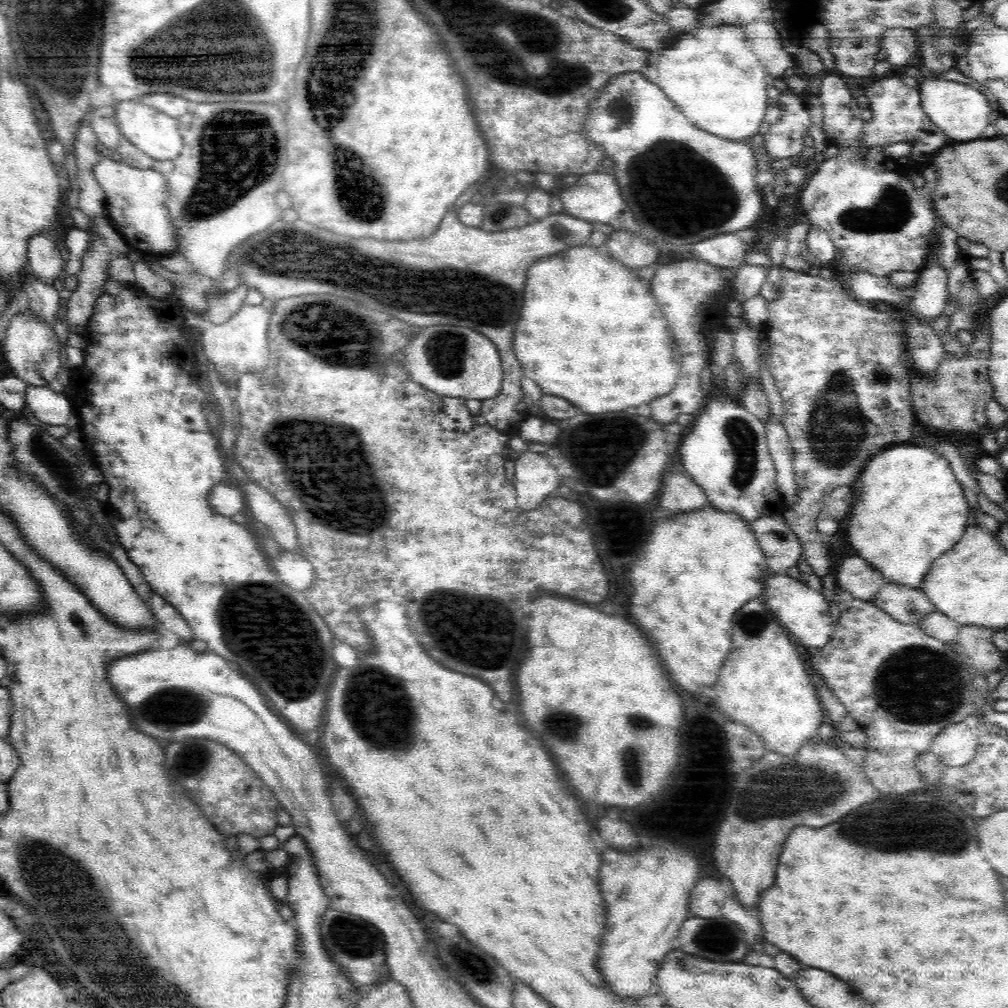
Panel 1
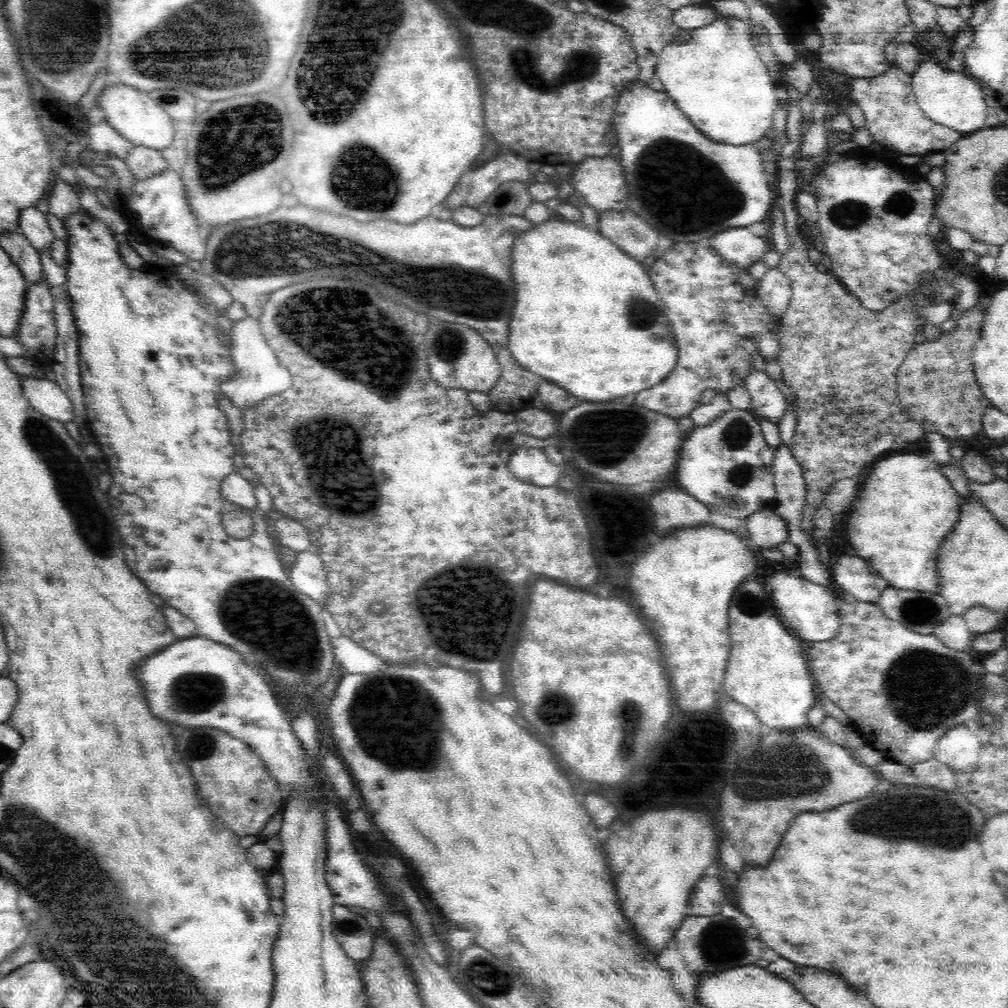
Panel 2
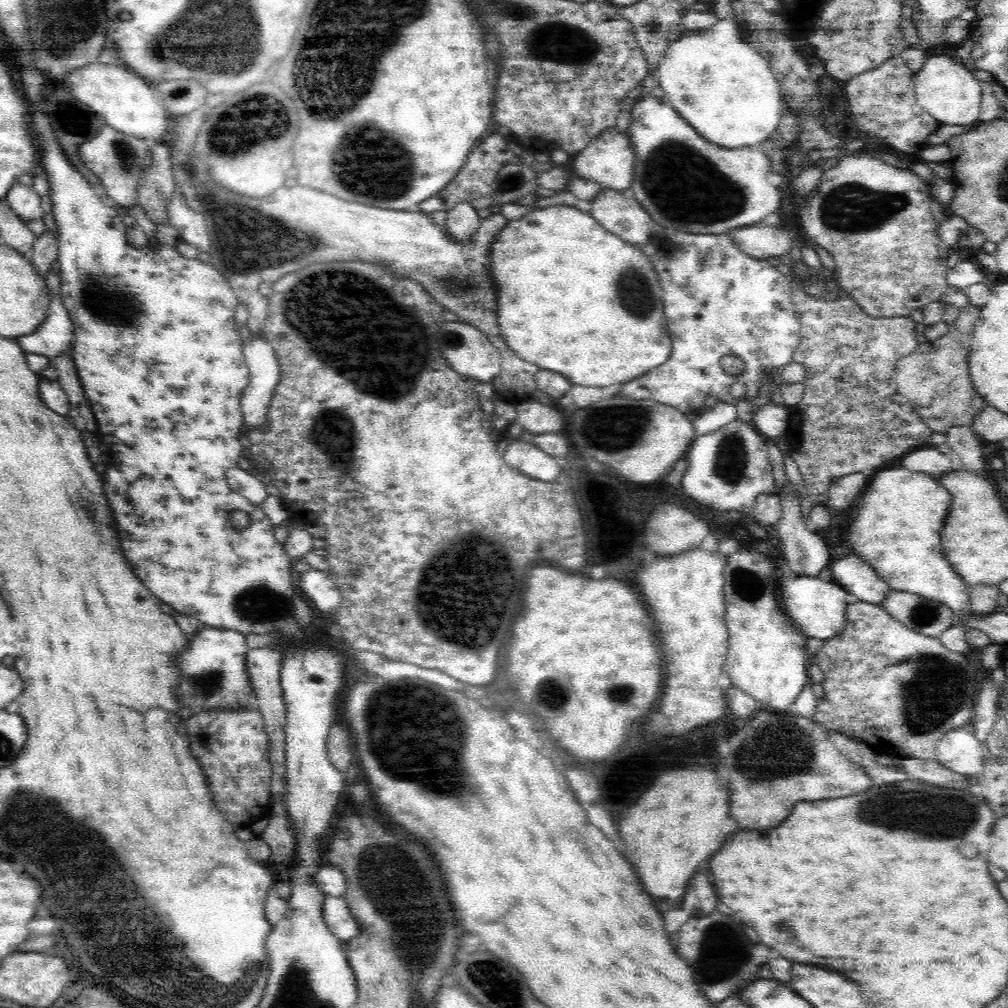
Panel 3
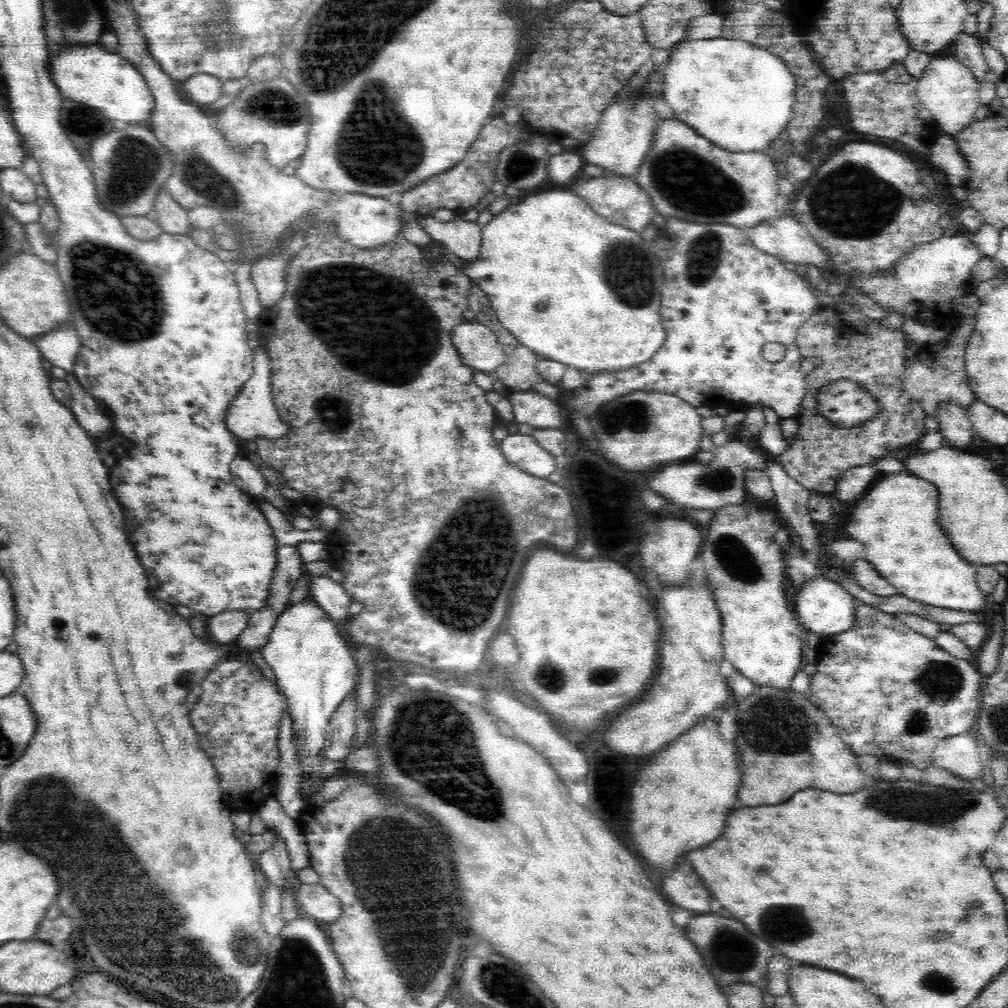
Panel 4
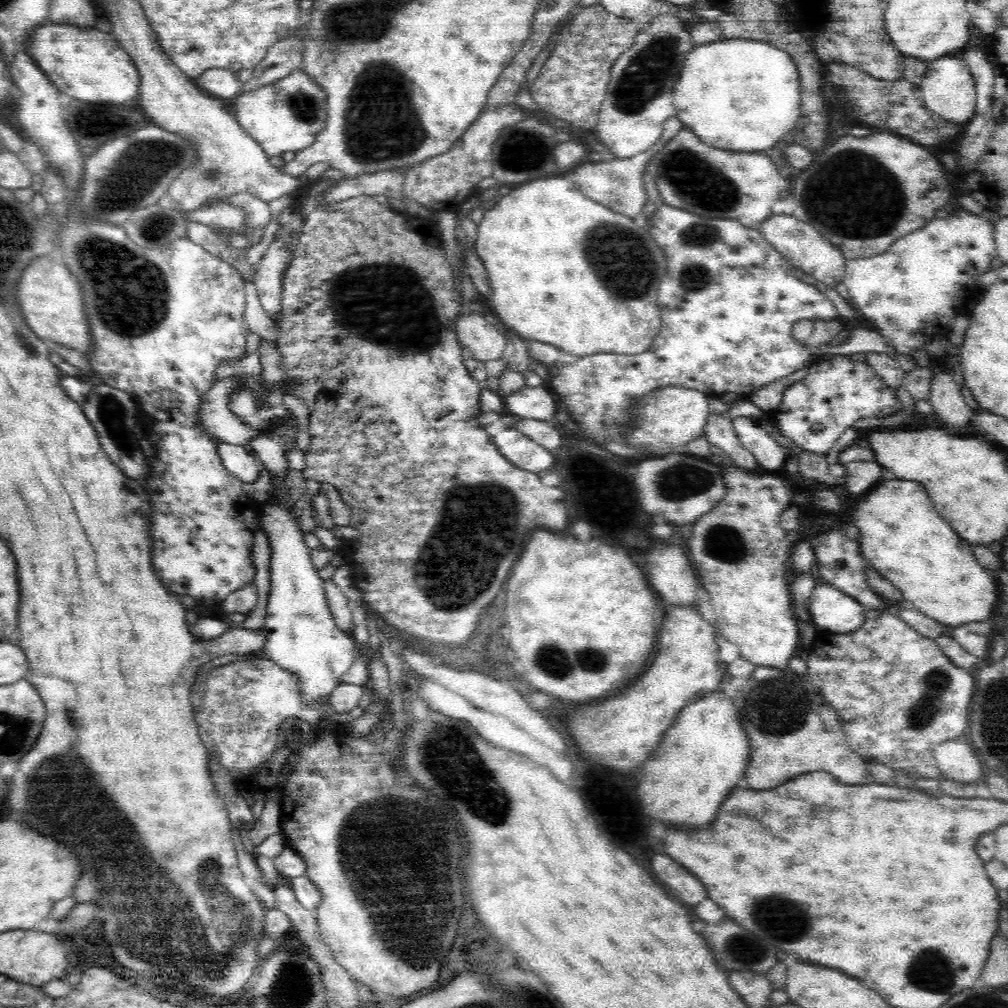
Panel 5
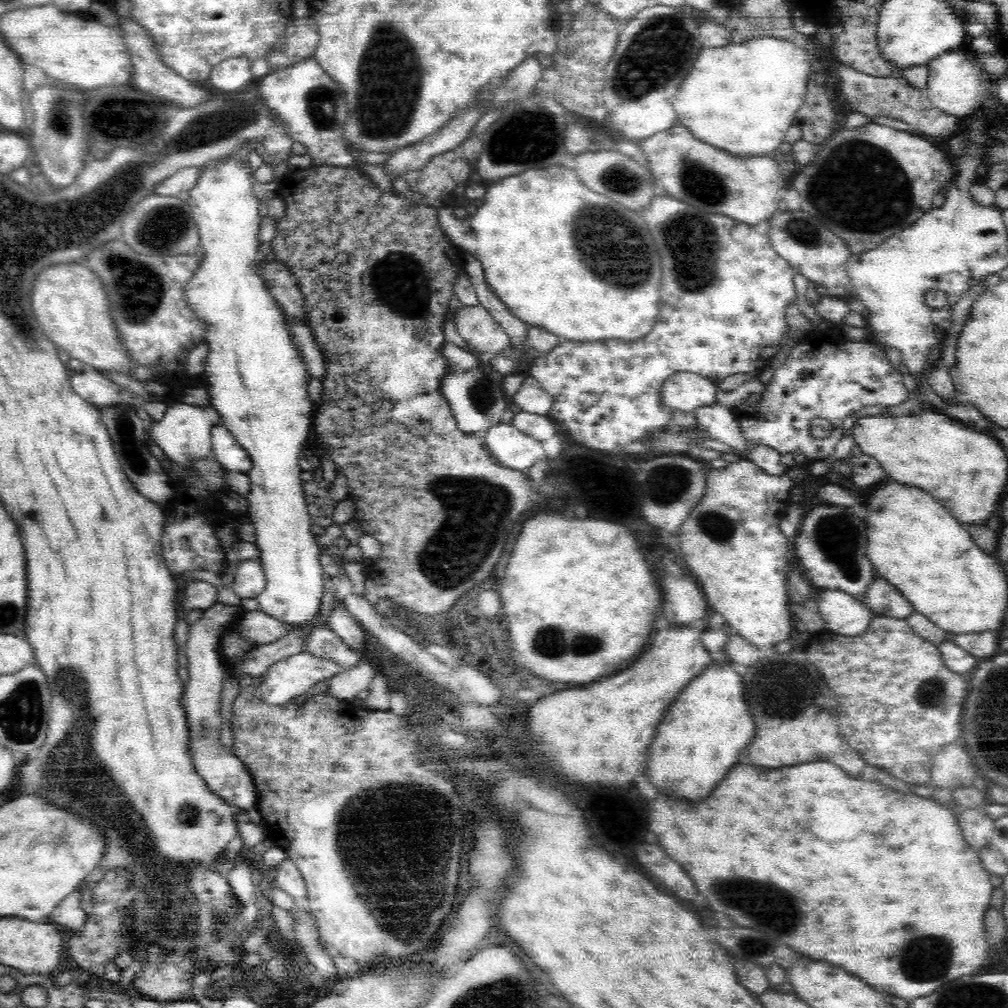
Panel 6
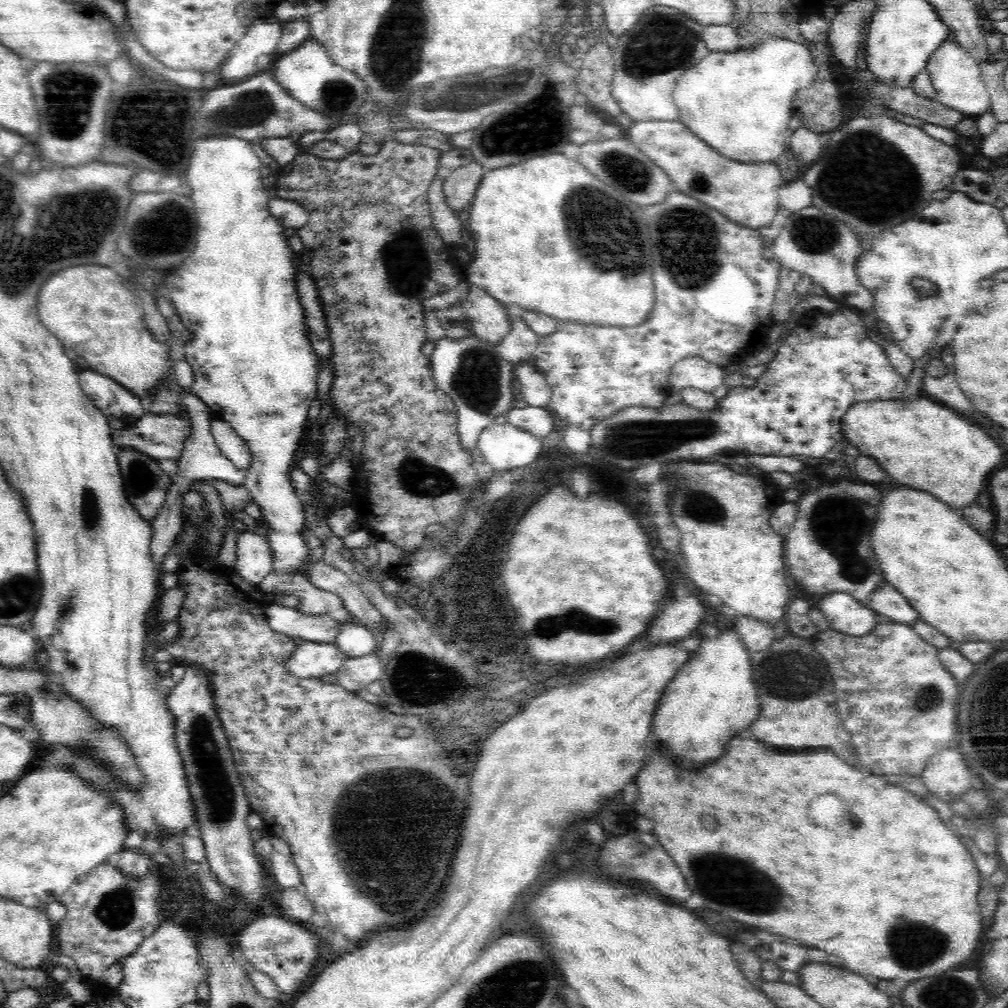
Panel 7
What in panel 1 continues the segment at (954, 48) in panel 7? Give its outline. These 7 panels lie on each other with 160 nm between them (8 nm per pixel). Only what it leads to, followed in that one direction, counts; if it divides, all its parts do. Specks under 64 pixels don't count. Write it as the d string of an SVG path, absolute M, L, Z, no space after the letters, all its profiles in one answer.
M906 68L906 76L914 78L919 86L920 102L924 111L950 140L966 142L981 139L985 128L989 125L992 107L988 98L978 91L973 83L954 75L947 77L924 77L916 68Z

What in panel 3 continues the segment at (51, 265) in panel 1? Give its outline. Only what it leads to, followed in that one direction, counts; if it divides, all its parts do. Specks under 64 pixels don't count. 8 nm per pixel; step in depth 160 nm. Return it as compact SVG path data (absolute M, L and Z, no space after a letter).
M21 182L14 184L8 194L6 194L6 201L12 207L12 210L19 215L24 222L30 220L40 220L44 211L40 207L41 196L33 189L27 187Z

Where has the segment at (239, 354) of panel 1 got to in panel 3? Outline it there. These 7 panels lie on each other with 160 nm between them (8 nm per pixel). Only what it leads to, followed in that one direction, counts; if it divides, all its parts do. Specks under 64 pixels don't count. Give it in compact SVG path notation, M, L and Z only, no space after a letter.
M245 334L244 338L242 352L250 371L250 378L247 387L242 391L240 406L244 415L242 434L247 434L250 429L259 429L267 421L268 407L280 382L280 363L274 347L262 336Z

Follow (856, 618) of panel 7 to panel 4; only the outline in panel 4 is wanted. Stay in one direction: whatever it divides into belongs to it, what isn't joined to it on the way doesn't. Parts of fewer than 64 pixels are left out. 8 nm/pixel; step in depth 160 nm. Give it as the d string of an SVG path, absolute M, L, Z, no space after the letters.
M816 578L804 583L798 590L792 591L792 606L802 627L820 636L824 634L833 636L851 630L855 626L854 596L846 591L842 584L828 578Z

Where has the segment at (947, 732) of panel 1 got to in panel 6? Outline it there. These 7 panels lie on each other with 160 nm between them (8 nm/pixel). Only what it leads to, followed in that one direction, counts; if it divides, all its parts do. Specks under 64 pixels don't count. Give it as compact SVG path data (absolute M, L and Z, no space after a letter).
M951 742L933 756L929 784L936 789L953 791L954 788L972 786L978 775L968 750L958 742Z

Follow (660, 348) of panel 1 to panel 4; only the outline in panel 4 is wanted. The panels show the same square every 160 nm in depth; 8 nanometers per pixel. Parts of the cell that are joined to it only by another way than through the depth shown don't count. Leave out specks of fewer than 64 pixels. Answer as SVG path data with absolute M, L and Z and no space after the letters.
M549 190L542 193L524 195L516 204L509 204L499 215L494 216L490 222L482 227L482 242L479 255L476 260L466 262L462 271L470 277L472 284L478 285L487 295L491 302L492 310L498 317L502 326L512 334L516 342L541 358L555 360L567 364L570 368L577 369L586 374L600 374L600 372L614 372L614 370L626 370L640 362L650 360L666 340L665 328L660 316L661 294L658 294L663 285L665 276L663 268L660 268L660 260L652 254L652 248L640 238L640 234L610 224L603 216L596 214L592 207L577 194L568 190Z

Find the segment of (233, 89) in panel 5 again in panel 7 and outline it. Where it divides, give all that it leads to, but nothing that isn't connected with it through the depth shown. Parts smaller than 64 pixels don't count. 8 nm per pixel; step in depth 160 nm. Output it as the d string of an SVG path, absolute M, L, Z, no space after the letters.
M274 16L256 20L250 30L238 40L226 63L220 67L221 78L227 82L240 82L260 72L256 67L258 57L274 53L282 38L283 25Z

